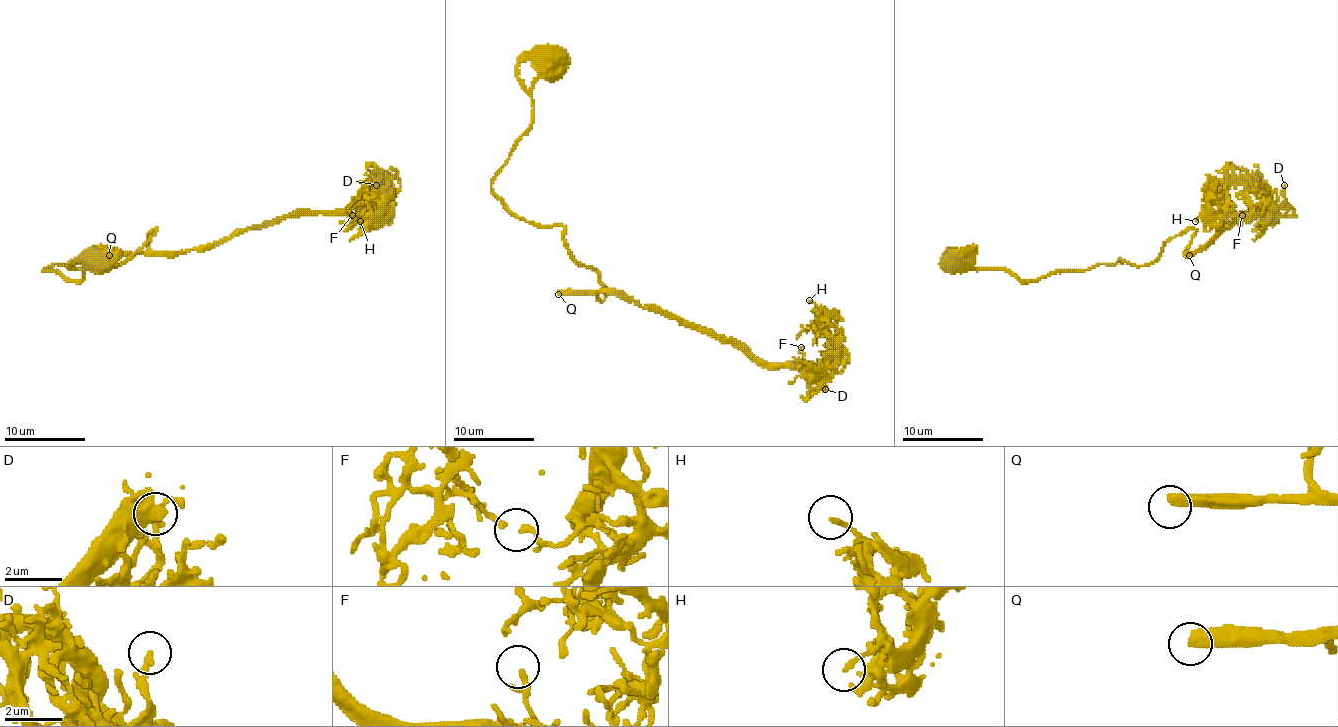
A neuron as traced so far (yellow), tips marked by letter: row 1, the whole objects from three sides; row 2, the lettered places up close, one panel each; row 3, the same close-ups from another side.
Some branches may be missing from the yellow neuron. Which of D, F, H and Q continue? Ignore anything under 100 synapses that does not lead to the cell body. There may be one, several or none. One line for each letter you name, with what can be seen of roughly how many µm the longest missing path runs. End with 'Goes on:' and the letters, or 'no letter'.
Q: Missing length about 90 µm
Goes on: Q

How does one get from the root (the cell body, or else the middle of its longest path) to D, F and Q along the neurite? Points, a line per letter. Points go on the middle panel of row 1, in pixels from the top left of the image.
D: (554, 58), (491, 191), (562, 226), (600, 300), (624, 292), (799, 363), (825, 389)
F: (554, 58), (491, 185), (501, 203), (562, 226), (600, 300), (624, 292), (768, 363), (805, 363), (801, 347)
Q: (554, 58), (491, 191), (527, 221), (562, 226), (568, 252), (604, 288), (602, 300), (558, 294)

